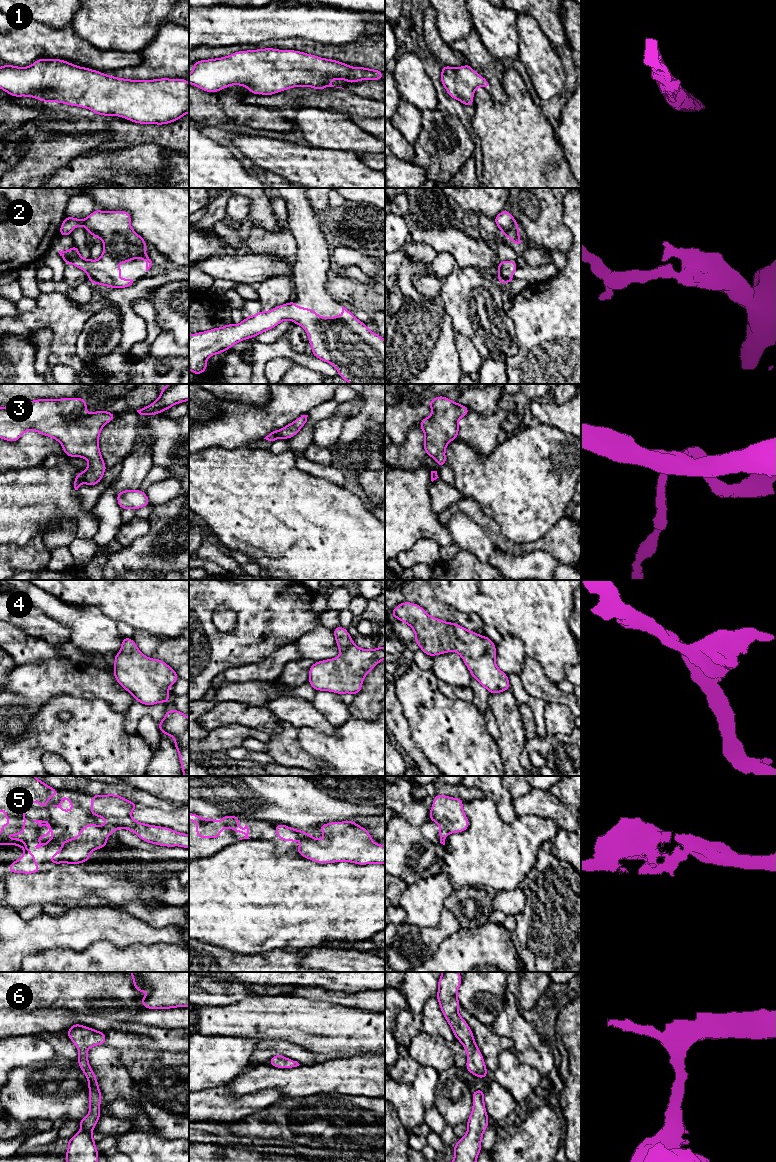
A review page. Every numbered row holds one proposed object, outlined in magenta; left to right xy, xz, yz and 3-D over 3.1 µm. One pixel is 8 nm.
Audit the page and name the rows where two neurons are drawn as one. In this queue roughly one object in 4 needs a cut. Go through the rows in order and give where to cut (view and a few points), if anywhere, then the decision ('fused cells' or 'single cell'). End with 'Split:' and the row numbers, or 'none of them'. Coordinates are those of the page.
1: cut none; single cell
2: cut none; single cell
3: cut xy (81, 473), (83, 481); fused cells
4: cut none; single cell
5: cut none; single cell
6: cut none; single cell
Split: 3

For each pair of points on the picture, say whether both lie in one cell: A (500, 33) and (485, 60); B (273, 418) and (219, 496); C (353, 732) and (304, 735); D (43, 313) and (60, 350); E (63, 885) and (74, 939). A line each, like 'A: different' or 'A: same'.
A: different
B: different
C: same
D: same
E: different

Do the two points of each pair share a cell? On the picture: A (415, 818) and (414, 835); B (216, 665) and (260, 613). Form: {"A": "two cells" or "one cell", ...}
{"A": "two cells", "B": "one cell"}

